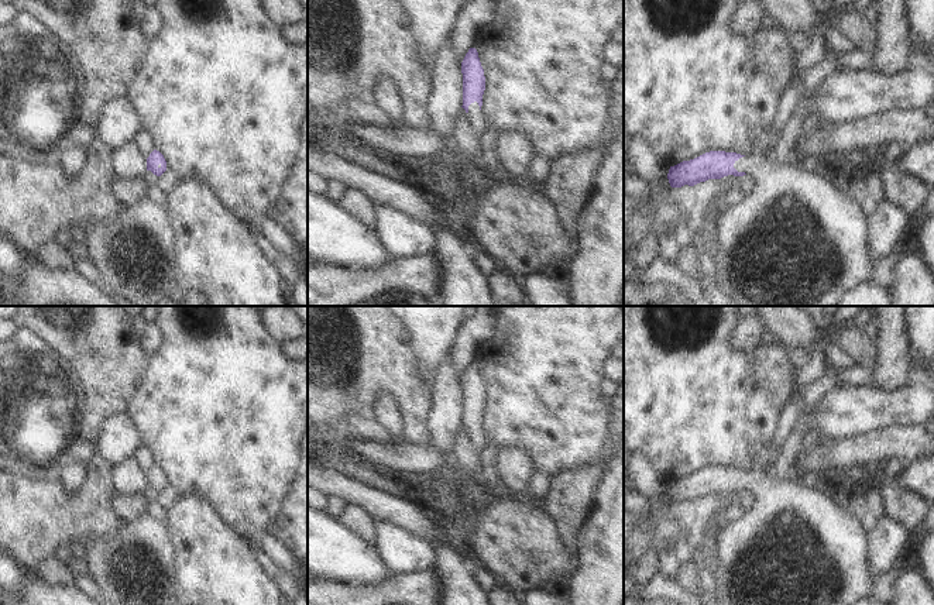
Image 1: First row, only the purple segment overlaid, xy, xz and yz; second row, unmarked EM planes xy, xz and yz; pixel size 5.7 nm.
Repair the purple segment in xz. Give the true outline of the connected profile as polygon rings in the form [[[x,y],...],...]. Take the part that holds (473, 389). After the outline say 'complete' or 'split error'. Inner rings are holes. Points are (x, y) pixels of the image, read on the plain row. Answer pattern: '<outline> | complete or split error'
[[[470,364],[461,378],[463,389],[463,424],[467,429],[468,440],[477,456],[487,447],[481,432],[483,410],[485,406],[485,392],[478,368]]] | split error

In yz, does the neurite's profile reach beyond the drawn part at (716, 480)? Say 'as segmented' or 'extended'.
extended

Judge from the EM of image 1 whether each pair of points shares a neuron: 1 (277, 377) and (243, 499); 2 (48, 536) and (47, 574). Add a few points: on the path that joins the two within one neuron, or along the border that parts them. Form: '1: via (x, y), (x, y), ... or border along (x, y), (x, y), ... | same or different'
1: via (246, 408), (243, 411), (243, 468) | same
2: border along (54, 554), (45, 559), (33, 573) | different

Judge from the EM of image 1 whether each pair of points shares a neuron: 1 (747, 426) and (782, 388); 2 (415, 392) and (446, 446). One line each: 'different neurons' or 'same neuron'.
1: different neurons
2: different neurons

